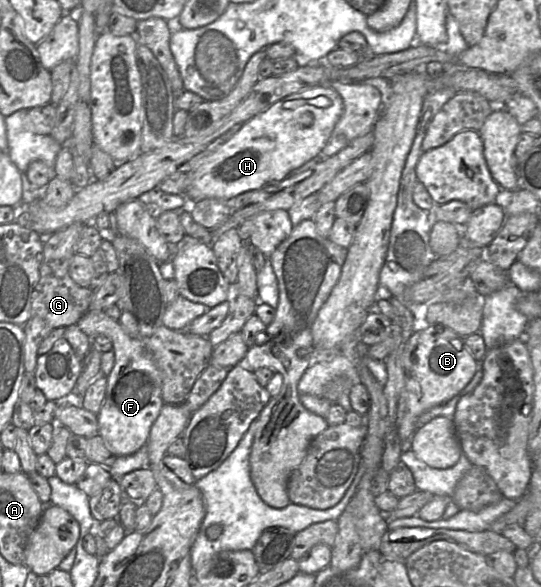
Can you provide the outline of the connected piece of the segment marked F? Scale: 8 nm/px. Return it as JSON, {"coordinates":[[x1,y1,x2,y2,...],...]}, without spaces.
{"coordinates":[[88,310,76,325,90,338,105,335,111,339,114,366,107,376,105,399,97,414,99,435,116,457,134,454,147,445,151,427,164,405,162,375,142,338,131,338,102,310]]}

